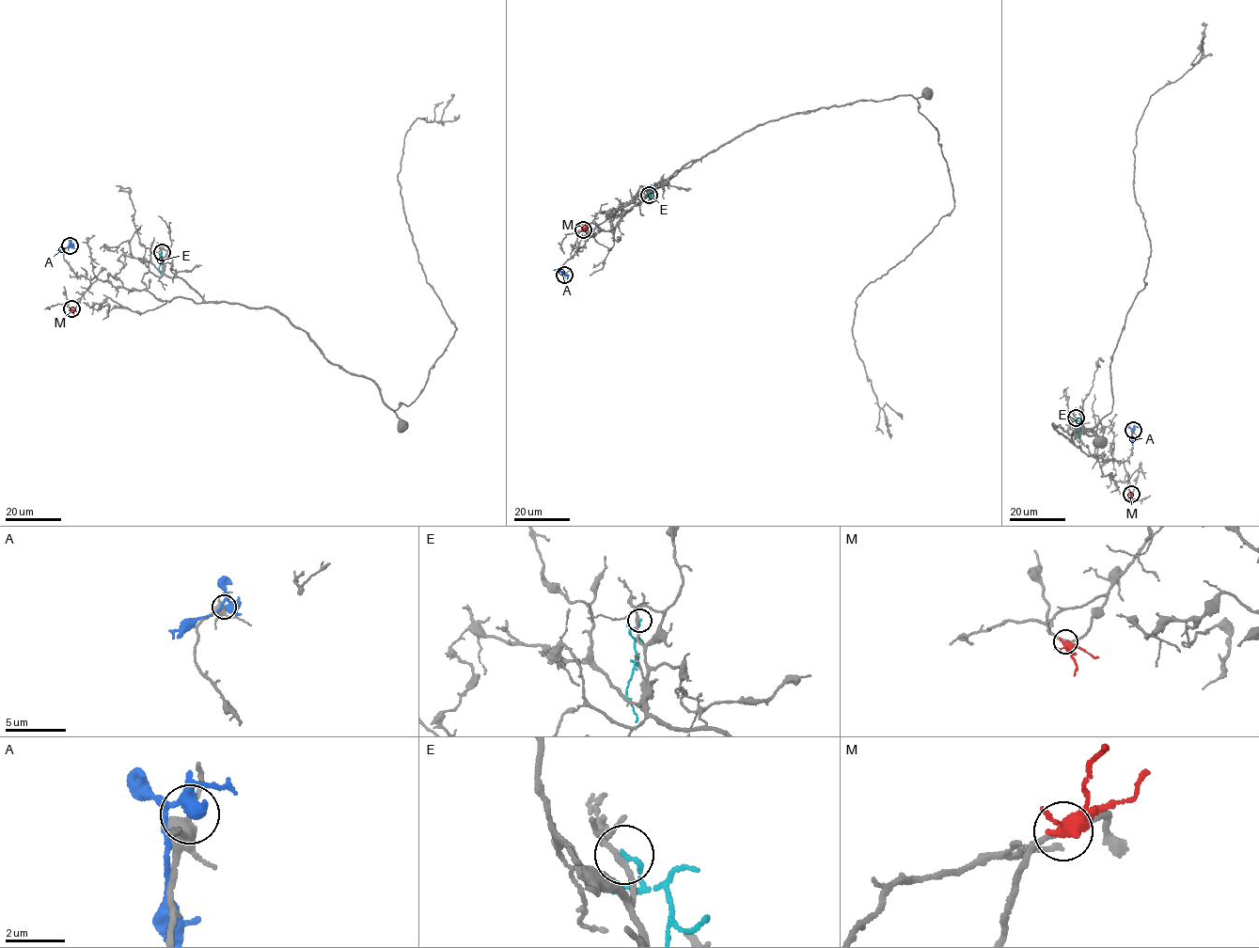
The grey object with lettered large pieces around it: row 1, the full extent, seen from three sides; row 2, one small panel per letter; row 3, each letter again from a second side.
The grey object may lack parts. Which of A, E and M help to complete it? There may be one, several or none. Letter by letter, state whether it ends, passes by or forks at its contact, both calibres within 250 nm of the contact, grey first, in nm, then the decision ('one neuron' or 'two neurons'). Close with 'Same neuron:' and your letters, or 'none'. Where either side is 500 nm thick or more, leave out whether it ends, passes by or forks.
A: it forks | 380/320 nm | two neurons
E: it ends | 170/140 nm | two neurons
M: it forks | 170/340 nm | two neurons
Same neuron: none

